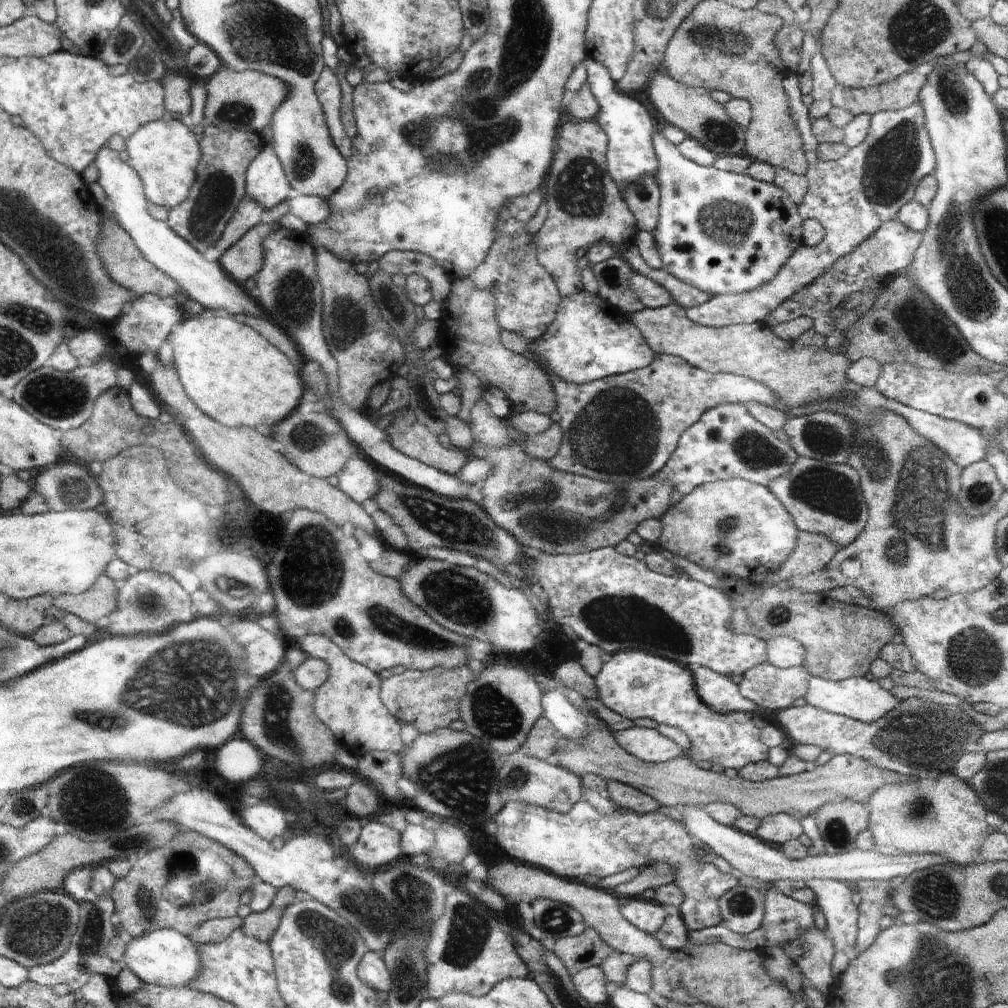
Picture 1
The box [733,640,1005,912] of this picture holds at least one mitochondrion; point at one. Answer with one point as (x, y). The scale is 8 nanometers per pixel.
(913, 735)

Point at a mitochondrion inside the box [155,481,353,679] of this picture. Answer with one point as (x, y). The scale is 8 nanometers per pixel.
(309, 575)

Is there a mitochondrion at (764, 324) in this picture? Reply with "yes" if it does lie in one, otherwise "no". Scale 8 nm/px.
no

